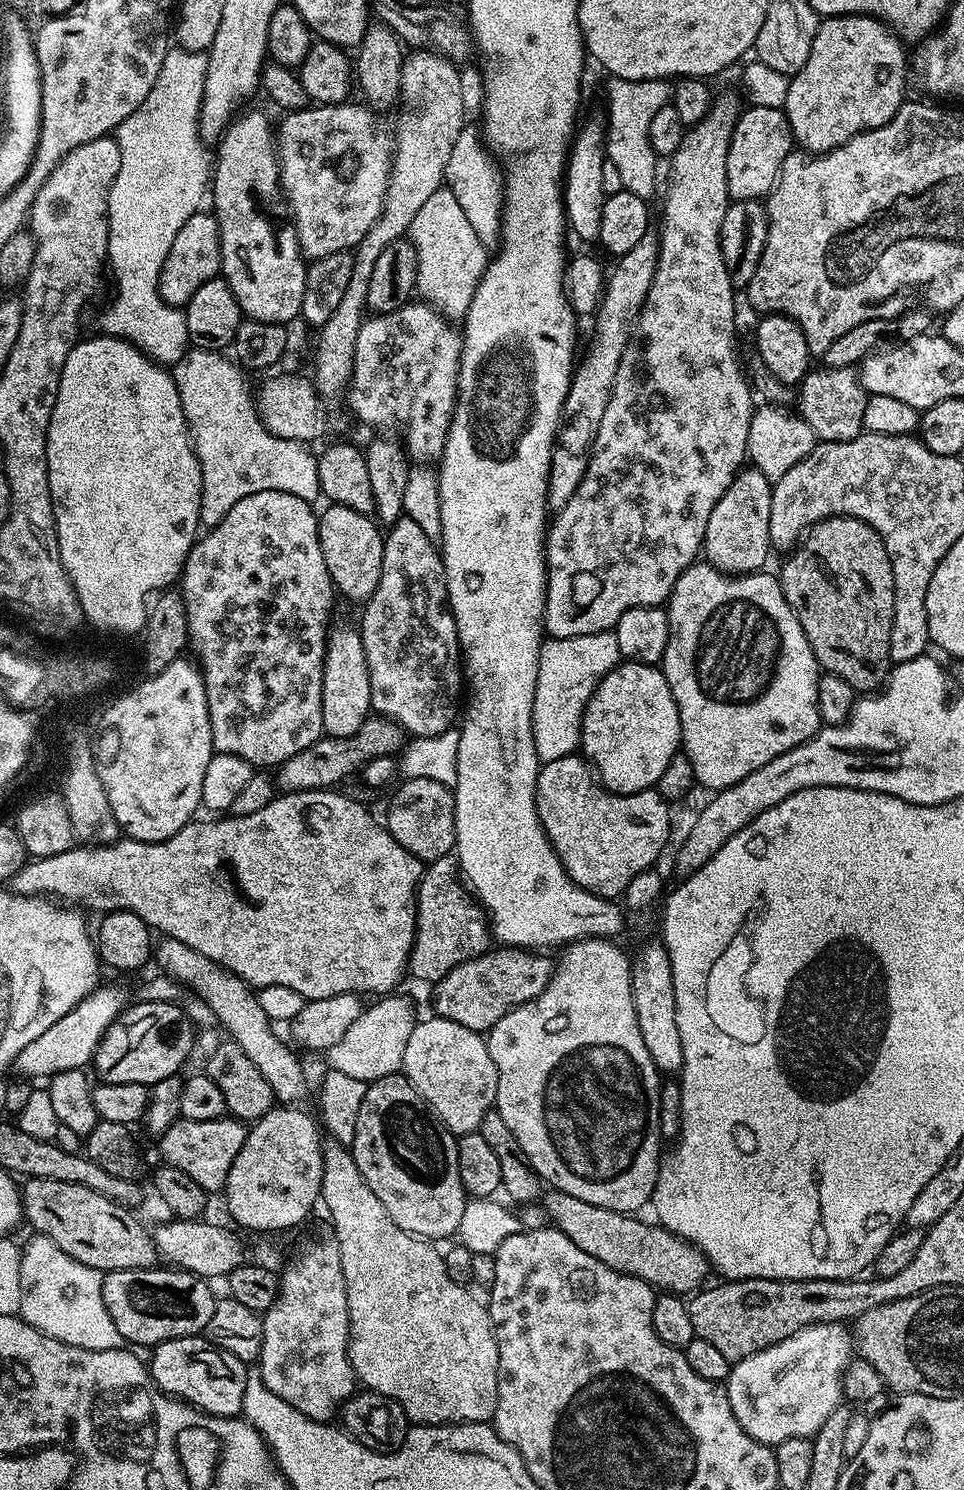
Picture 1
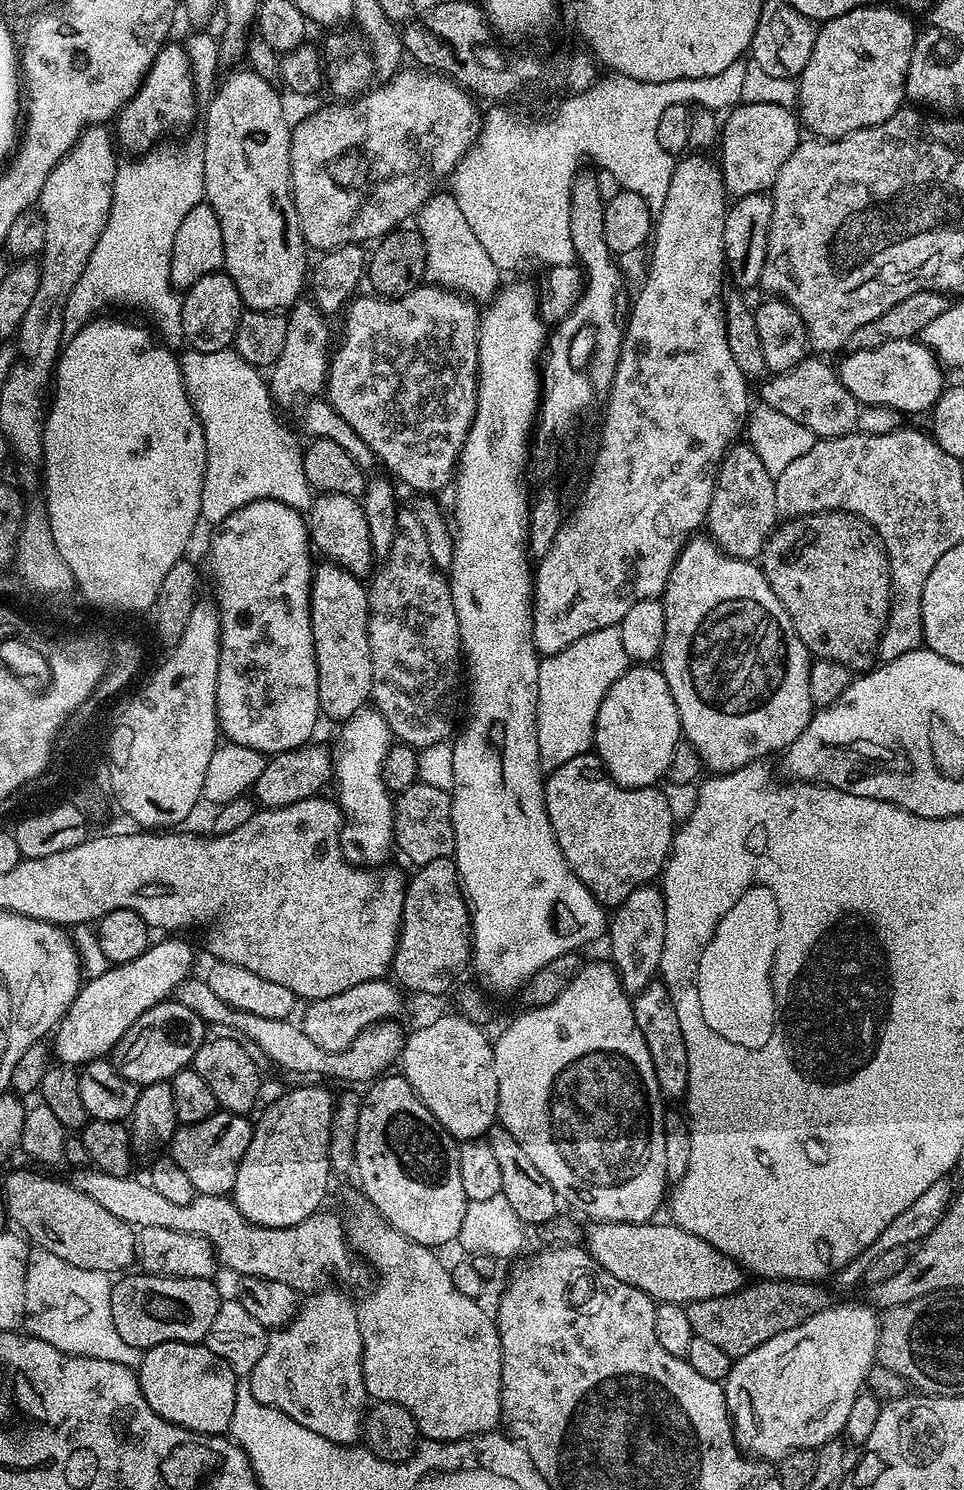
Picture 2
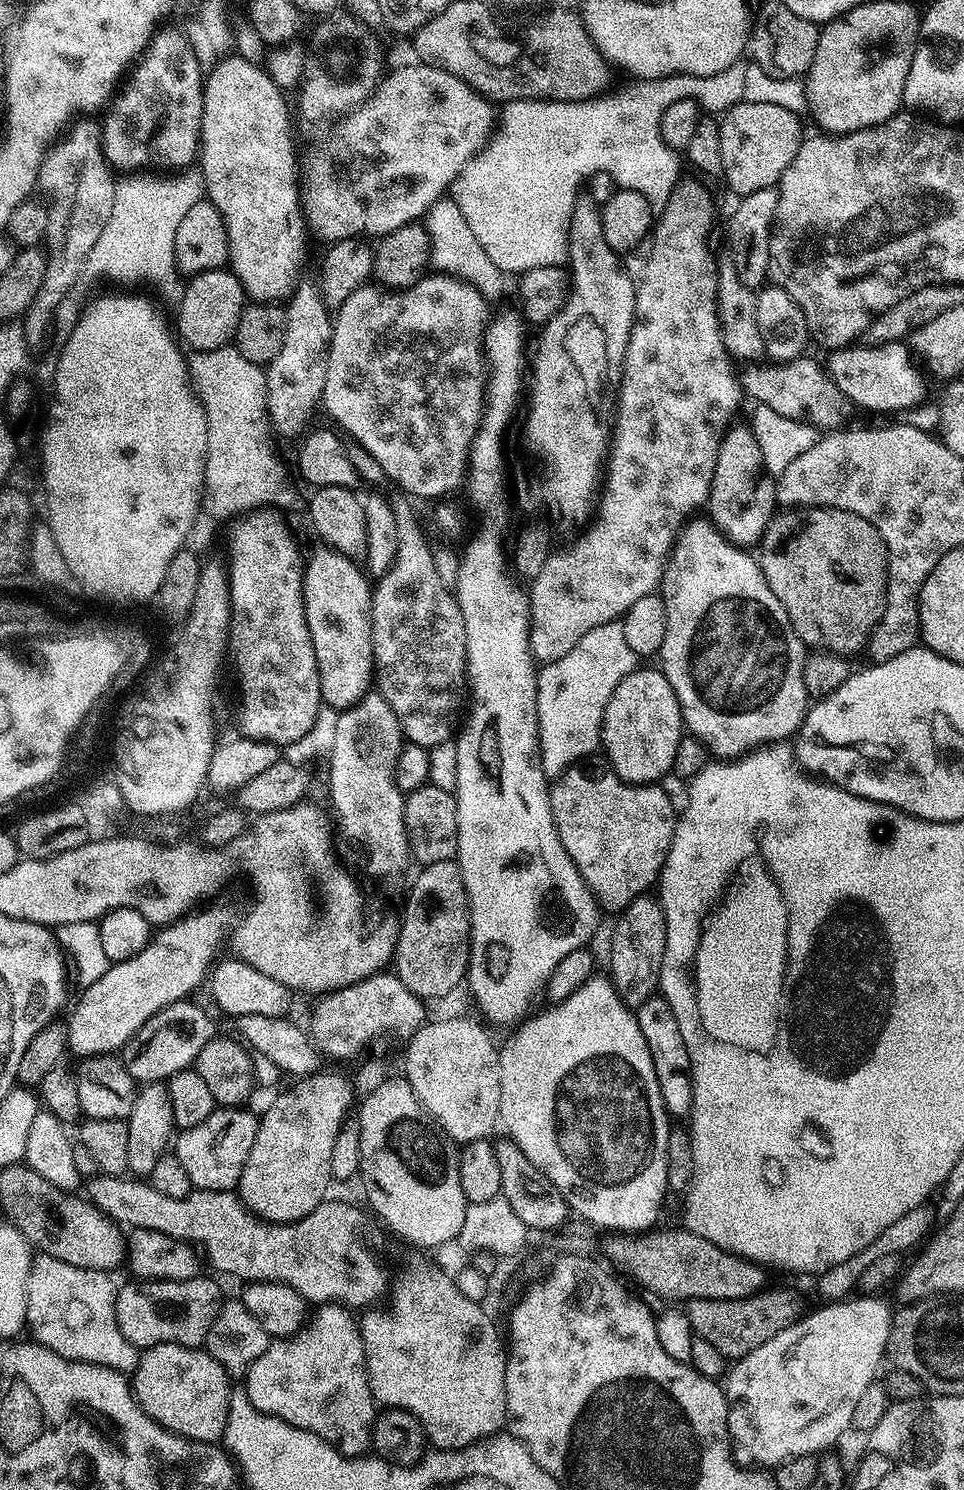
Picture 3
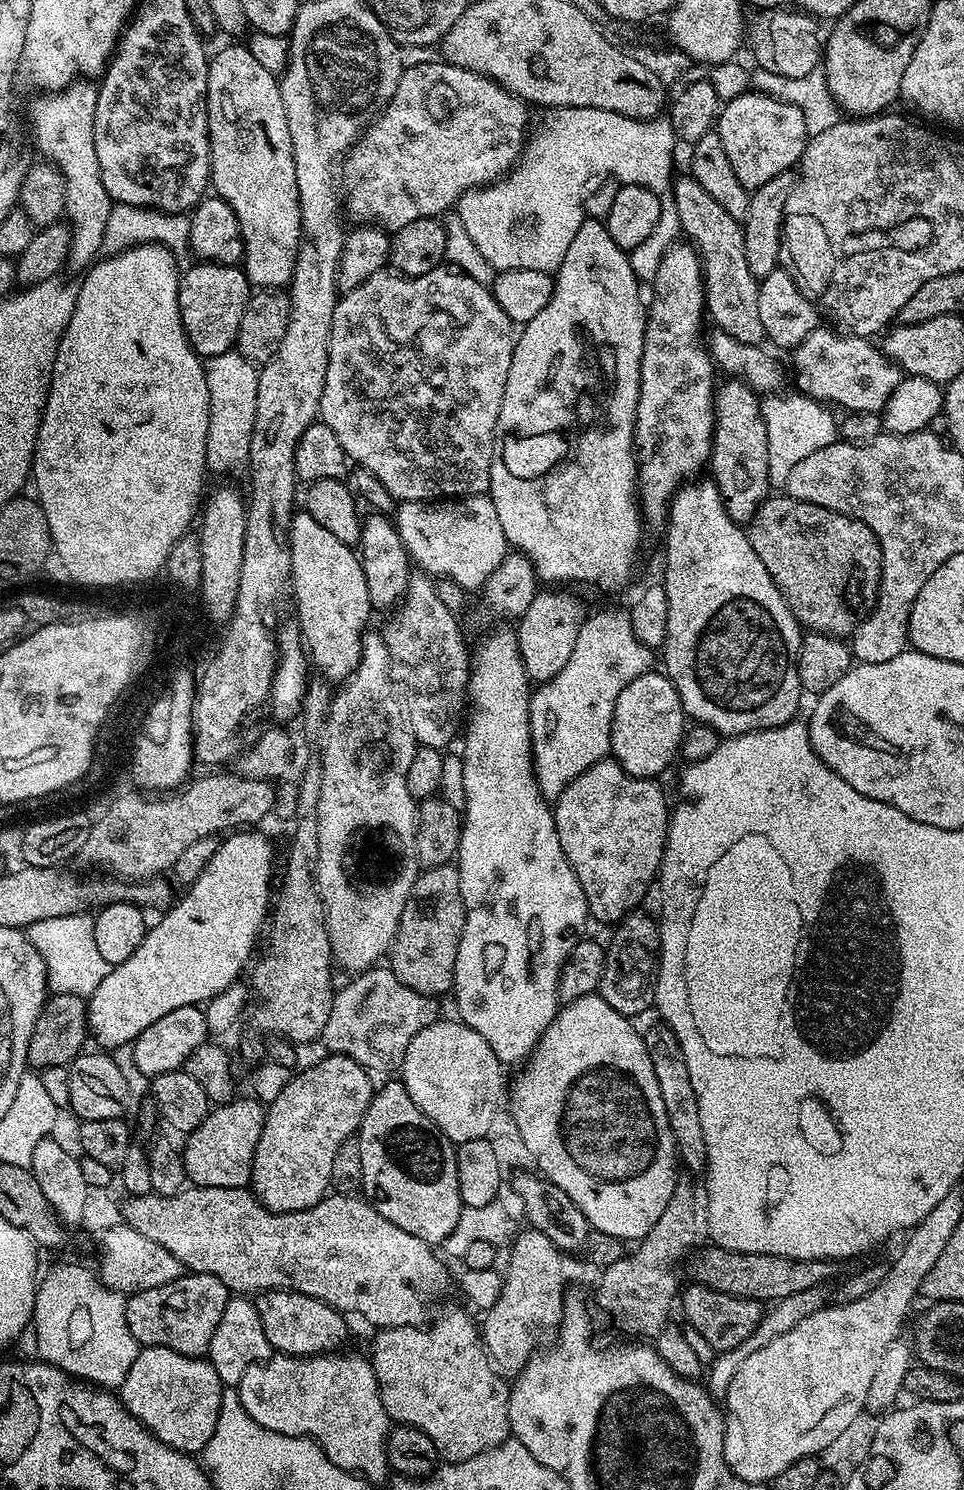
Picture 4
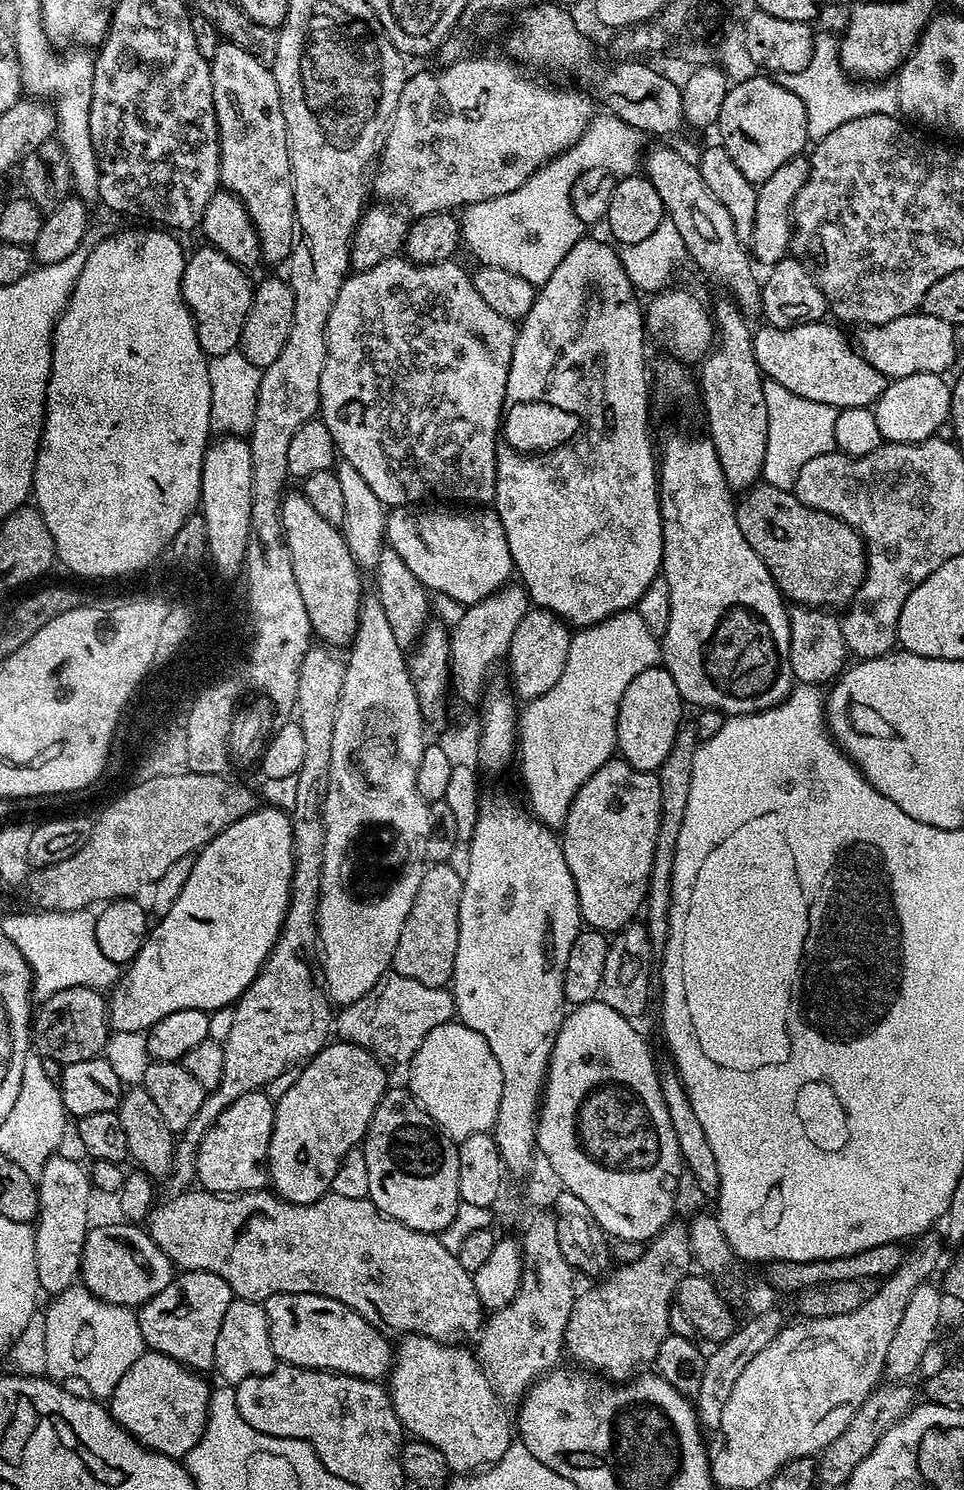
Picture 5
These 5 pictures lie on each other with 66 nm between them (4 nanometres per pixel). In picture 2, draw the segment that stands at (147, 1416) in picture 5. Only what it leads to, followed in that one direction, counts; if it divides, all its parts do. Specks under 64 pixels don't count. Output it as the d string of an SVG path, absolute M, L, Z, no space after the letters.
M162 1342L149 1348L141 1355L138 1375L140 1389L150 1410L154 1410L154 1414L166 1418L171 1424L177 1424L191 1432L201 1432L203 1436L219 1436L231 1429L238 1377L225 1360L211 1352L207 1343Z

